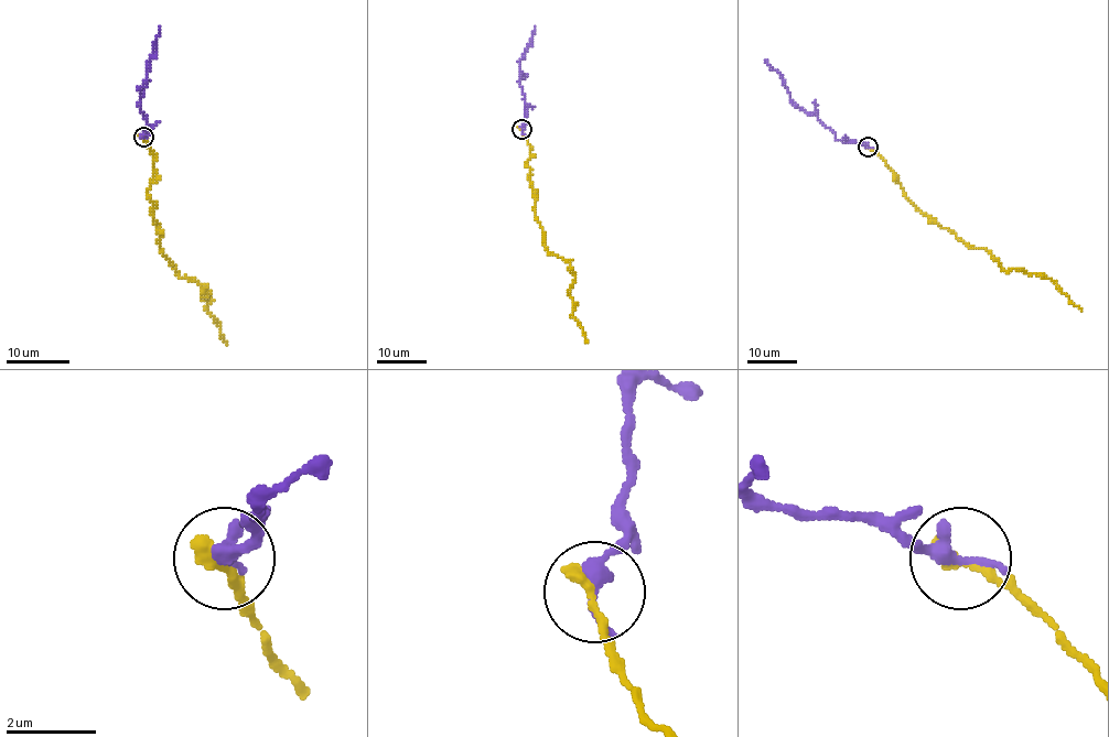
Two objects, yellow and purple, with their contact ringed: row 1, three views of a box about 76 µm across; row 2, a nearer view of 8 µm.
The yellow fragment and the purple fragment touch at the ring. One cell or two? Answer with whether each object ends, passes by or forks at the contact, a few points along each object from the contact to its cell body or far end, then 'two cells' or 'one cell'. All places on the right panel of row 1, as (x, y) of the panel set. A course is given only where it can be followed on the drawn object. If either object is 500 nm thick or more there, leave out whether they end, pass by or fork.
yellow ends | purple ends | yellow via (869, 147), (886, 163), (904, 195), (937, 225), (969, 246), (987, 249), (1004, 270), (1043, 274), (1081, 310) | purple via (869, 147), (838, 141), (816, 116), (799, 109), (792, 100), (784, 79), (765, 60) | one cell

